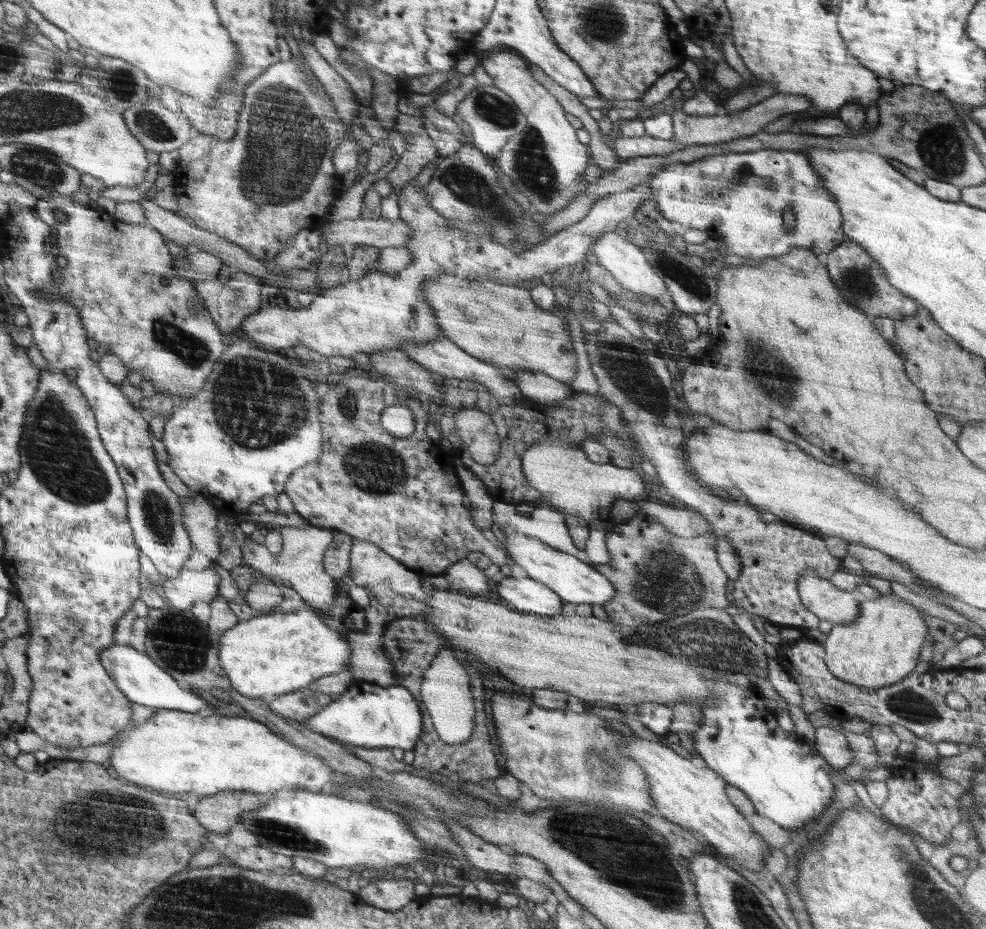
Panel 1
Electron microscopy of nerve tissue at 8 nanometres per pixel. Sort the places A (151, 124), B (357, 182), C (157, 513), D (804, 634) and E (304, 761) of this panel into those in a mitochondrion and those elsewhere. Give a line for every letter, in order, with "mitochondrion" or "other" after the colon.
A: mitochondrion
B: other
C: mitochondrion
D: other
E: other

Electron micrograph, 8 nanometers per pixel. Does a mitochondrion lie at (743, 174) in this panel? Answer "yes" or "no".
yes

